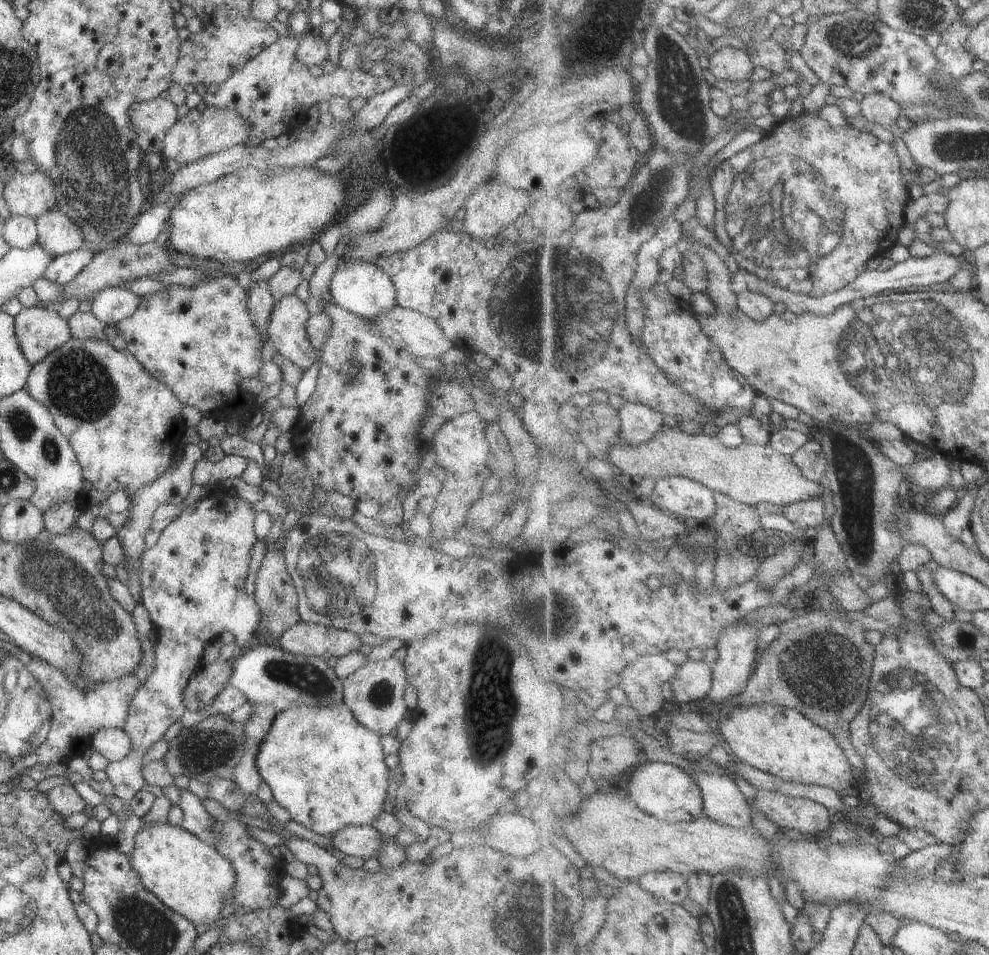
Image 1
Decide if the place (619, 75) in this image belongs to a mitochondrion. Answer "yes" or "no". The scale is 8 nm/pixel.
no

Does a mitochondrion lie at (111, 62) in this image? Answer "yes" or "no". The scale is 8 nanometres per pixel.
no

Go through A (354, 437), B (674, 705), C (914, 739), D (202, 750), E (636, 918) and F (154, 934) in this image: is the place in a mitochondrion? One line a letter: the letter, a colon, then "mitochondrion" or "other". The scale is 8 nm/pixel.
A: other
B: other
C: mitochondrion
D: mitochondrion
E: other
F: mitochondrion

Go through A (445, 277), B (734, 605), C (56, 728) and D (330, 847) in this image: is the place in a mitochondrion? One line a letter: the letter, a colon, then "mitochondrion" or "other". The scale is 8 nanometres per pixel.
A: other
B: other
C: other
D: other

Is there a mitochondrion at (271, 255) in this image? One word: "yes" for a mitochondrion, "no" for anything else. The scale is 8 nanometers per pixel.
no

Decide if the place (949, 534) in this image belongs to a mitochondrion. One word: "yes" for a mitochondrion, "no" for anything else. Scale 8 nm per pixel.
no

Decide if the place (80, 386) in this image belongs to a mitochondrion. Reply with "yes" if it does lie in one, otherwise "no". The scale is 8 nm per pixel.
yes

